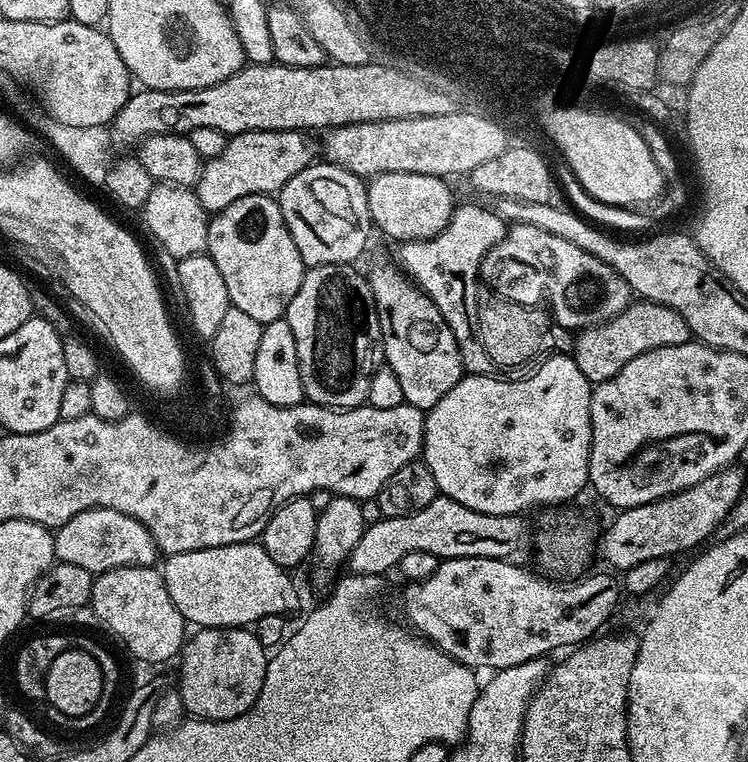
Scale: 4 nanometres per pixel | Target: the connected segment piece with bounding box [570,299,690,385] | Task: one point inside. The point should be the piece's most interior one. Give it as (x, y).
(601, 351)

